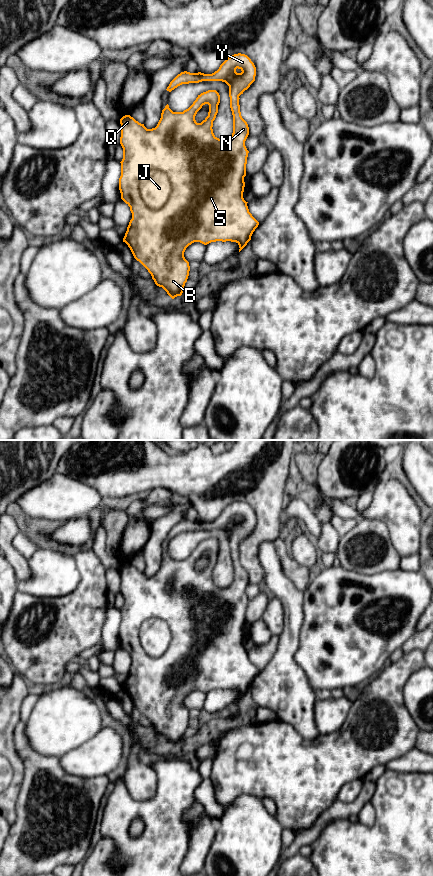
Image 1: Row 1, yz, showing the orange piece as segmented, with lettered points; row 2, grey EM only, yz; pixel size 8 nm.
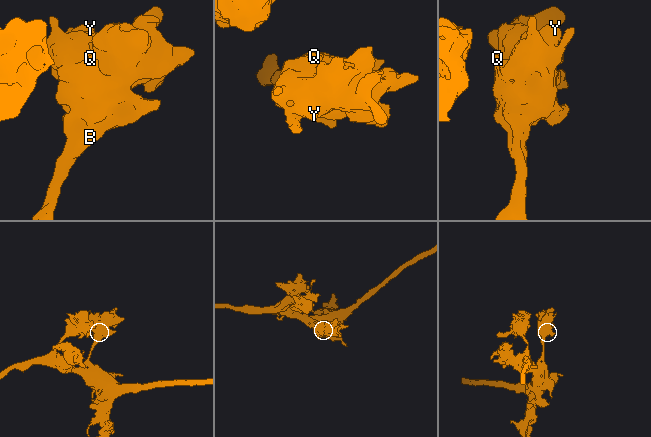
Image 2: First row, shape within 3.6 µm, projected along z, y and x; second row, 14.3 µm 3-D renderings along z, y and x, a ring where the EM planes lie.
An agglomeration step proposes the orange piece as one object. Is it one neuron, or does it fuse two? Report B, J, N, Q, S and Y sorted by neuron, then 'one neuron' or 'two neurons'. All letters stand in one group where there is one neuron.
B N Q S Y / J; two neurons

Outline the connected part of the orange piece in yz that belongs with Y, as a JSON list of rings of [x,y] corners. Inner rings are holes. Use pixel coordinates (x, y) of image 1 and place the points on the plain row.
[[[238,501],[228,505],[212,522],[181,520],[166,537],[171,540],[182,532],[202,529],[225,530],[229,534],[233,563],[233,581],[225,588],[217,586],[212,577],[220,551],[216,538],[201,541],[183,560],[173,560],[167,552],[157,574],[152,577],[147,577],[130,563],[120,567],[123,607],[120,610],[119,638],[121,647],[132,661],[123,690],[128,693],[134,706],[148,718],[155,732],[162,735],[172,747],[182,743],[189,724],[189,710],[184,705],[189,693],[194,690],[207,693],[216,689],[231,689],[239,693],[240,700],[259,673],[243,646],[249,601],[245,589],[249,575],[241,564],[239,553],[239,544],[255,529],[255,524],[254,511],[247,503]],[[205,552],[209,553],[208,564],[197,571],[195,564]],[[153,617],[165,621],[171,632],[169,647],[159,657],[149,656],[139,638],[143,622]]]

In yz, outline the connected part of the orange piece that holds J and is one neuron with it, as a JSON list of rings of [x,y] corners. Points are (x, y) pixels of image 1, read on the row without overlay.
[[[149,618],[139,630],[140,643],[151,657],[162,656],[171,642],[168,624],[160,618]]]

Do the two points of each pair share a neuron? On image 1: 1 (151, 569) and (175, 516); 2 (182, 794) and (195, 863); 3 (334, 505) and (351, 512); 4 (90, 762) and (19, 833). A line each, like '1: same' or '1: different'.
1: same
2: different
3: same
4: different

